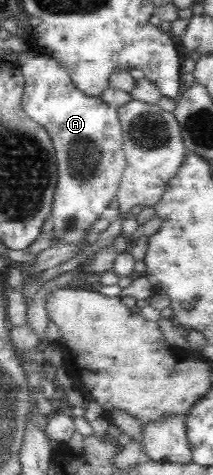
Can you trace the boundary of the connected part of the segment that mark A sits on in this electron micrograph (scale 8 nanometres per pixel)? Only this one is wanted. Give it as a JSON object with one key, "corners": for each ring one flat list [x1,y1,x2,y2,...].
{"corners":[[26,51,19,55,25,77,23,111,45,128,56,155,58,184,52,205,54,236,58,243,77,243,89,236,87,227,91,227,91,223,109,208,126,168,117,109,107,105,99,96,79,92,56,58,40,51]]}

